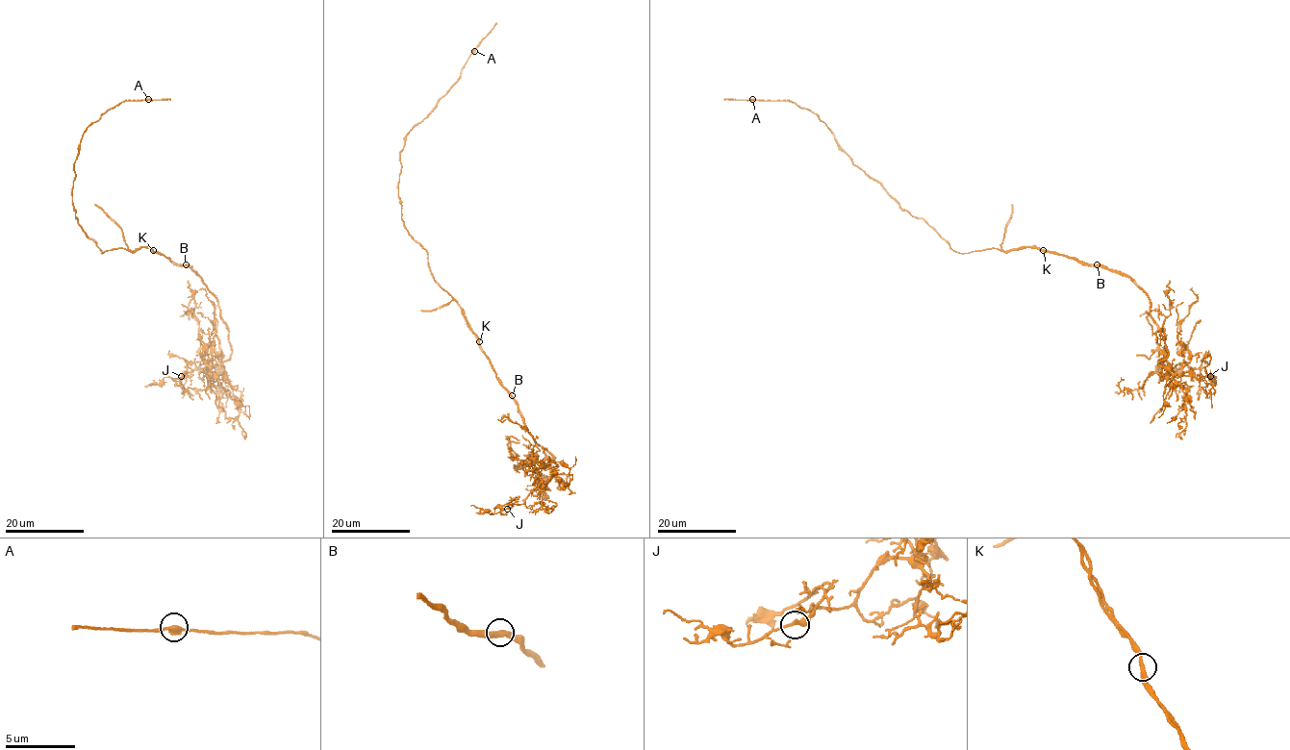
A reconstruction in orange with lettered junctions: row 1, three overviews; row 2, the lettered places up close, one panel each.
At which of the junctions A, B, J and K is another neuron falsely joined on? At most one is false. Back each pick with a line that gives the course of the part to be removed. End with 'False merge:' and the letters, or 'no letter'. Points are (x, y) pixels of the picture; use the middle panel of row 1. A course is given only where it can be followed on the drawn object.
False merge: no letter

